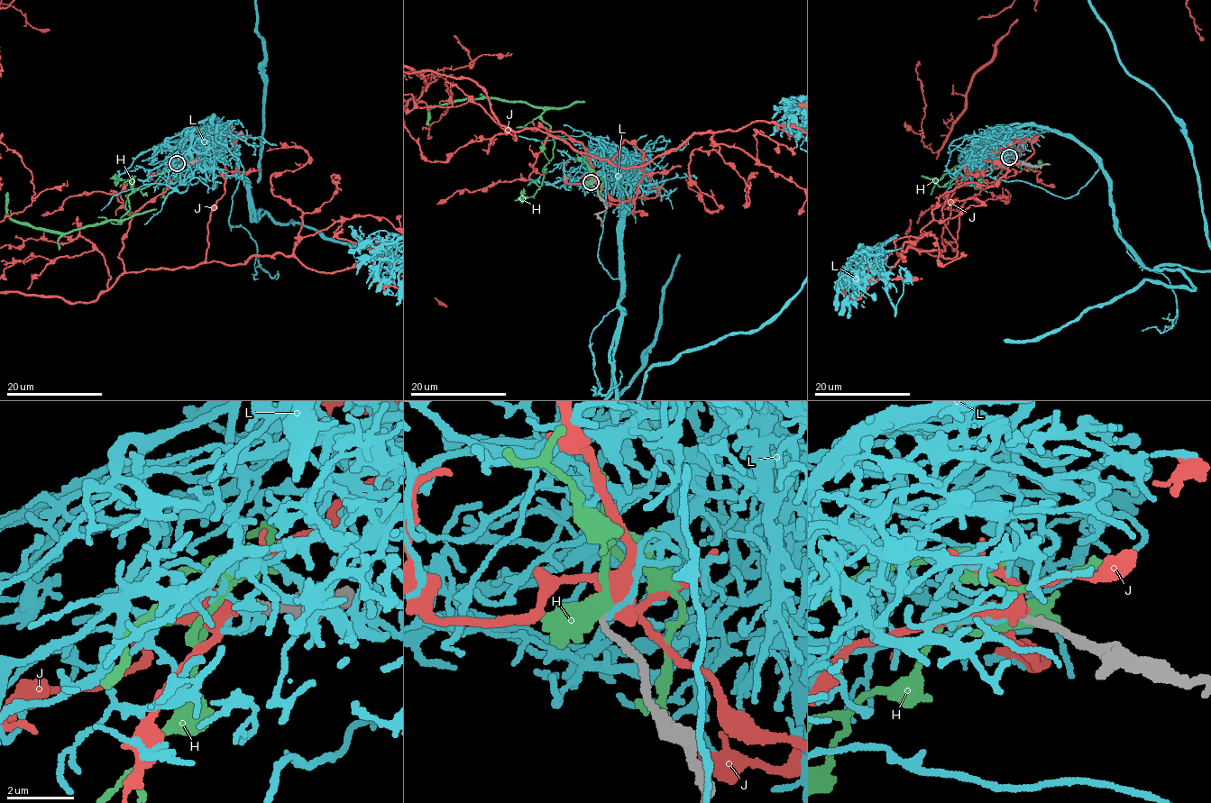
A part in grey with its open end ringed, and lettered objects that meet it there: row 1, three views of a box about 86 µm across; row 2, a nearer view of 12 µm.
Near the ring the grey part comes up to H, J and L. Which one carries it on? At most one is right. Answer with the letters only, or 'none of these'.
none of these

